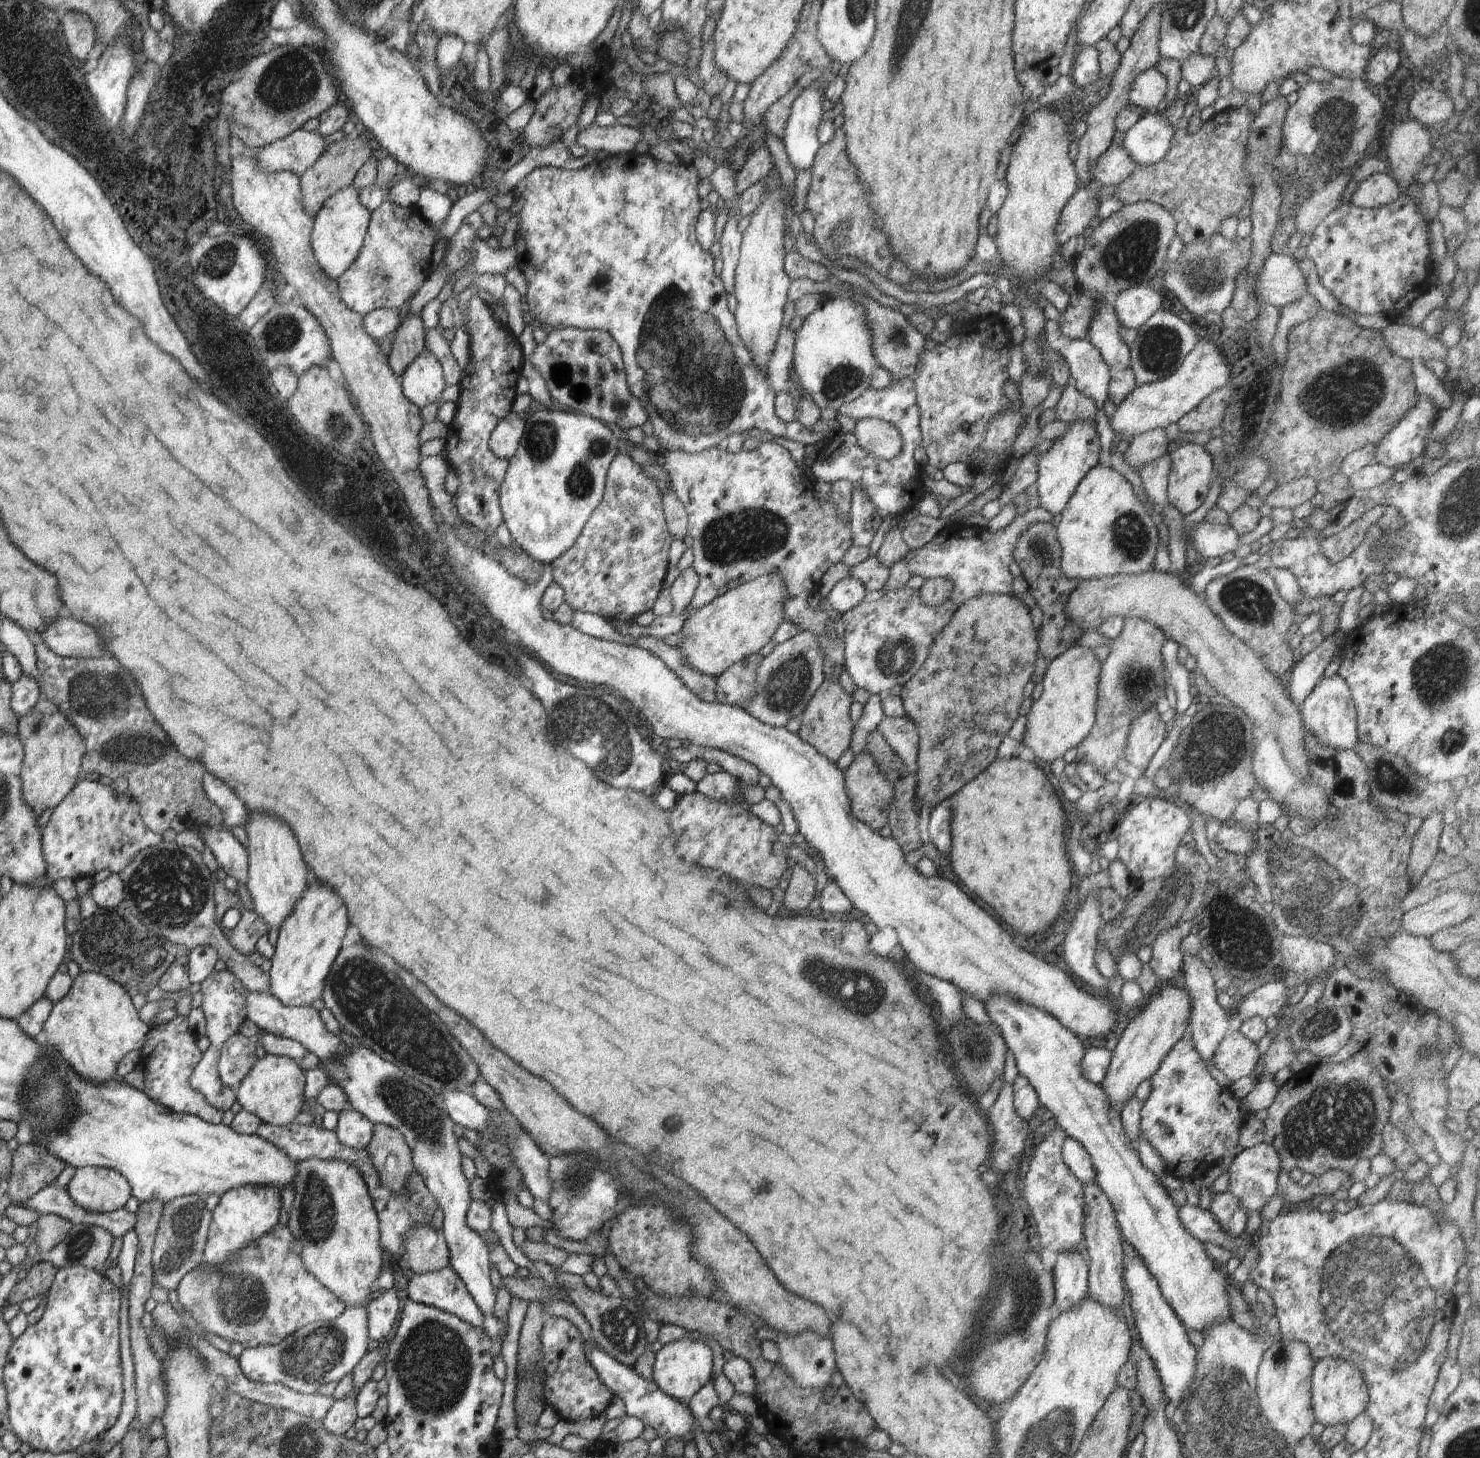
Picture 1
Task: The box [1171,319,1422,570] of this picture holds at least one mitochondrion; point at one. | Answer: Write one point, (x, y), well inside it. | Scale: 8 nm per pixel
(1323, 400)

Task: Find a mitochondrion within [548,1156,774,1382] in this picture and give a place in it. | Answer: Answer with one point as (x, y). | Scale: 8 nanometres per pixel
(620, 1325)

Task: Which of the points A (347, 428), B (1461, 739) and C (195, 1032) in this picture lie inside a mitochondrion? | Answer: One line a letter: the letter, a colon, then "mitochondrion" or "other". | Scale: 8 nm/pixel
A: mitochondrion
B: mitochondrion
C: other

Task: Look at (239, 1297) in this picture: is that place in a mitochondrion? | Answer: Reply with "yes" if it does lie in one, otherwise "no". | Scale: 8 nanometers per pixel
yes

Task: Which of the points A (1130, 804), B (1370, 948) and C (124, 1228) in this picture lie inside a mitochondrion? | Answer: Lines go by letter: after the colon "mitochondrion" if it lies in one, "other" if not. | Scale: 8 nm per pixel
A: other
B: other
C: other

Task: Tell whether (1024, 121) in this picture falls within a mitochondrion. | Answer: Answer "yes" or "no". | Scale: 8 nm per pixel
no

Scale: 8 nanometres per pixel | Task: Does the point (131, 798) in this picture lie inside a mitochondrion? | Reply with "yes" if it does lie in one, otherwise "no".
no

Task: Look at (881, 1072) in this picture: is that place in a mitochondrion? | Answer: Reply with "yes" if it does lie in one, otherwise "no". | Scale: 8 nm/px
no

